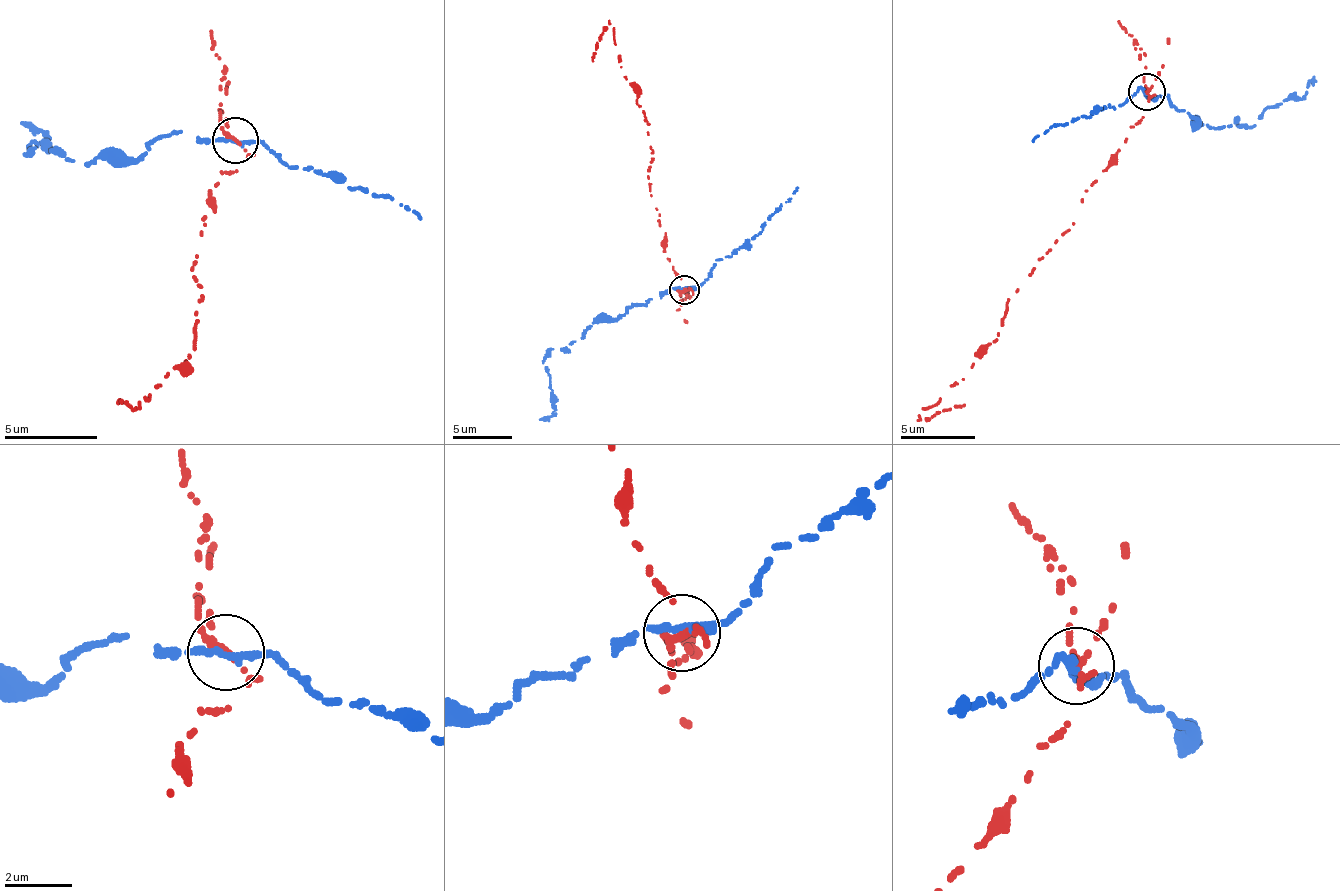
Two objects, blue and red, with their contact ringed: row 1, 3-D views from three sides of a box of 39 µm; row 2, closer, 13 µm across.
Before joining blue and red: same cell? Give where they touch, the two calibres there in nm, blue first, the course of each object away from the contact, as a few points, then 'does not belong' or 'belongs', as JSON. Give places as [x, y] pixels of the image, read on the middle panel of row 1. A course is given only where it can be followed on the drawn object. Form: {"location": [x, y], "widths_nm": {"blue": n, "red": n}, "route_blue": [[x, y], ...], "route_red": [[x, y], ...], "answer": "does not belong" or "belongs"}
{"location": [684, 290], "widths_nm": {"blue": 240, "red": 170}, "route_blue": [[683, 289], [672, 287], [614, 320], [594, 320], [568, 349], [552, 349], [544, 362], [554, 410], [540, 418]], "route_red": [[683, 289], [650, 194], [649, 124], [624, 76], [614, 29], [593, 60]], "answer": "does not belong"}

